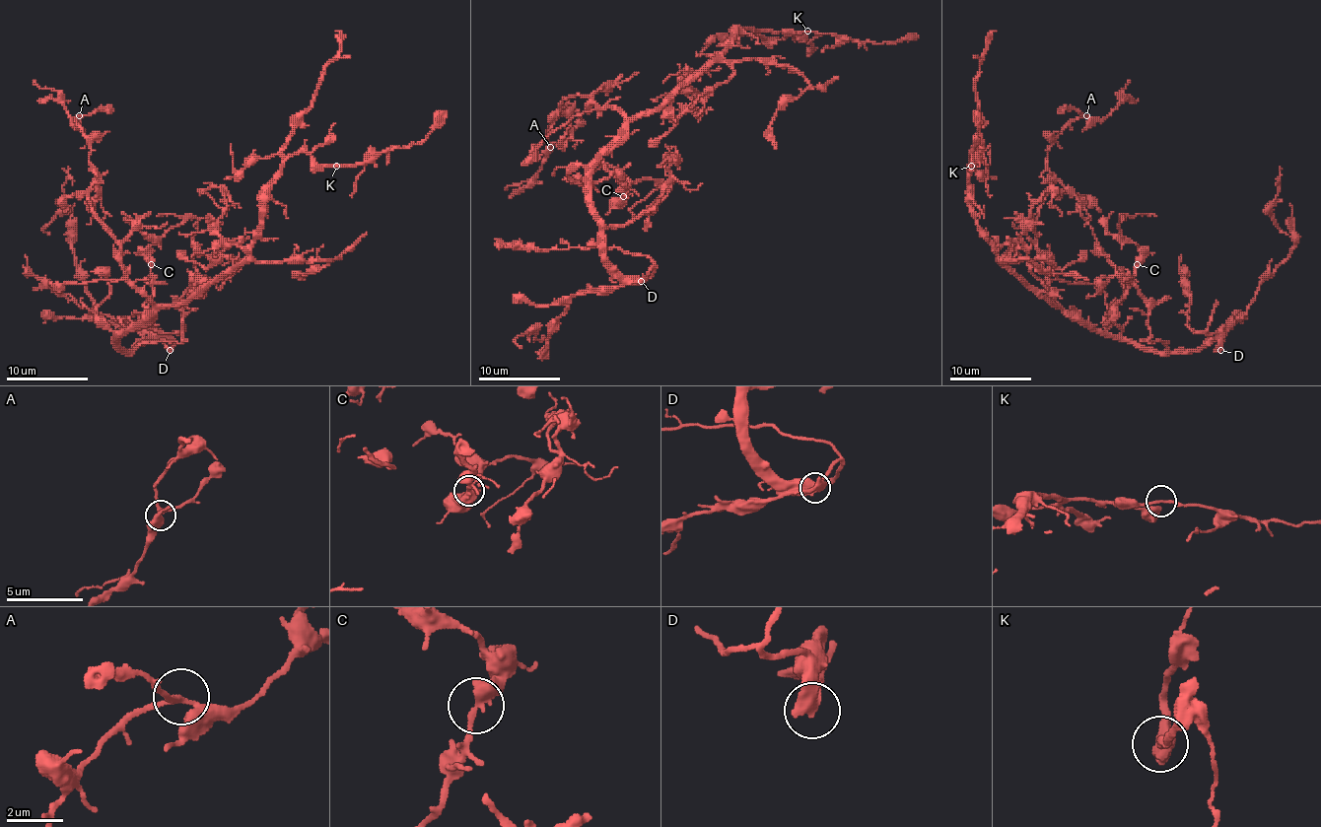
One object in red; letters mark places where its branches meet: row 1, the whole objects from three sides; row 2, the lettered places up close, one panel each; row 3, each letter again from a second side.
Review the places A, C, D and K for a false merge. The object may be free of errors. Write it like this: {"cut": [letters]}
{"cut": []}

